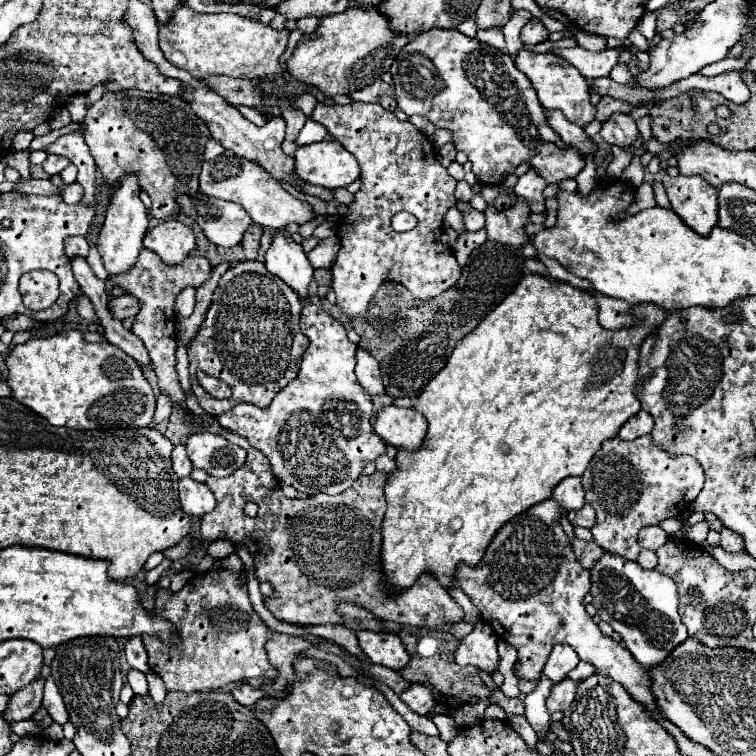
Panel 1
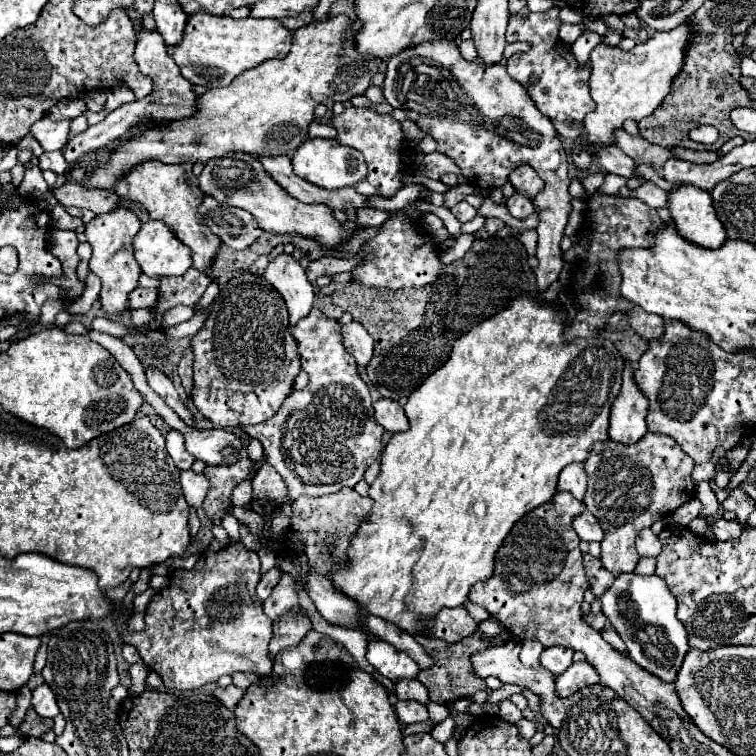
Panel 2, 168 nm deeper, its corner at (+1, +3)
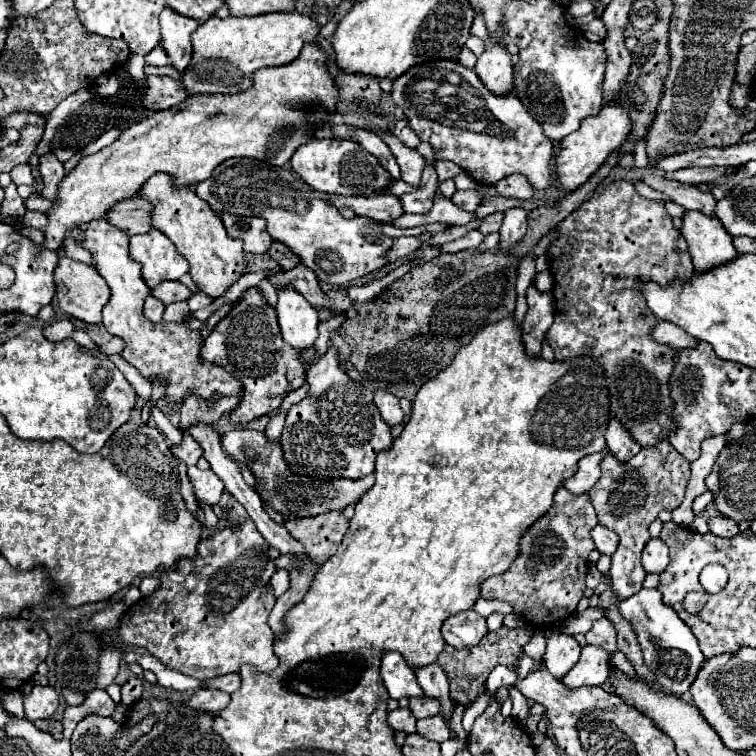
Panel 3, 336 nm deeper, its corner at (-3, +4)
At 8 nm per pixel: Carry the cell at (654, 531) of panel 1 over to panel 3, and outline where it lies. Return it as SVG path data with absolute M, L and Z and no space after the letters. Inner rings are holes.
M652 538L642 552L642 566L650 574L660 574L668 566L668 546L660 538Z

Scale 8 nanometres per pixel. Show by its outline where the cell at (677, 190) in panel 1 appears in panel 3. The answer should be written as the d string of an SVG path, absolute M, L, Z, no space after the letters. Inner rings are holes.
M690 210L682 220L682 236L688 242L688 250L698 274L738 258L738 252L732 246L732 236L724 230L716 216L706 216Z

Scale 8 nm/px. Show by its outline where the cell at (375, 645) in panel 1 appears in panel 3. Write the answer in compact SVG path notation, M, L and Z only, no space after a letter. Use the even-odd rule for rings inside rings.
M386 652L382 656L382 668L380 668L382 682L390 694L390 698L420 698L424 696L422 688L416 682L414 670L404 662L404 658L398 652Z

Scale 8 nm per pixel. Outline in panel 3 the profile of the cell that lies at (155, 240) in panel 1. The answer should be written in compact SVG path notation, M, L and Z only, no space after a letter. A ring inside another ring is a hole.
M152 228L148 234L132 236L128 252L132 260L140 262L142 278L150 290L164 280L180 280L188 272L188 262L156 228Z

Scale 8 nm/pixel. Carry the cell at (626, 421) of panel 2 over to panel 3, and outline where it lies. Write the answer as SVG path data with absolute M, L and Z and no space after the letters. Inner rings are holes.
M610 420L608 428L606 428L606 448L620 462L630 460L640 452L640 446L630 438L628 430L618 420Z

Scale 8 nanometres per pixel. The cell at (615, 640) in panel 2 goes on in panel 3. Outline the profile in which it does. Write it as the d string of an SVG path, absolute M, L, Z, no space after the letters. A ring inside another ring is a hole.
M619 650L615 651L613 654L611 654L610 658L611 662L614 663L614 665L619 668L621 671L623 671L626 675L628 675L631 678L636 677L635 670L633 666L628 662L627 658L620 652Z

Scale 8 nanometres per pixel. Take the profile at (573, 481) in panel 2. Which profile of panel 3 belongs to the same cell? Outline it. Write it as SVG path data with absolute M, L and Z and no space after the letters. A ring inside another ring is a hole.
M606 450L598 452L598 454L592 454L592 456L584 456L578 464L576 474L572 478L564 480L564 488L574 492L574 494L588 492L600 478L600 462L602 462L604 454L606 454Z

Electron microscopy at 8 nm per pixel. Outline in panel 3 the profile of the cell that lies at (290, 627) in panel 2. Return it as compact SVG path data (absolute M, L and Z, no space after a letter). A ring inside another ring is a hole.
M280 556L274 560L274 564L278 570L286 570L290 574L290 588L276 600L268 616L268 624L272 632L280 634L284 630L284 624L282 624L284 614L304 598L312 578L320 570L320 564L312 562L308 556Z

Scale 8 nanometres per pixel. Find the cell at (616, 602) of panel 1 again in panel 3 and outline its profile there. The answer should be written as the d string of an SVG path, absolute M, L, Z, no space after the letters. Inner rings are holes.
M642 588L638 594L620 604L620 614L632 624L644 652L644 662L654 672L660 688L676 696L688 692L706 658L702 656L692 630L678 618L676 612L672 612L670 606L664 606L662 594L658 590Z

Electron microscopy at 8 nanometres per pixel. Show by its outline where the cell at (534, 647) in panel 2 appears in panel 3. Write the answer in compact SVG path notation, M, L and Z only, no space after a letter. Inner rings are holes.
M534 634L532 640L526 644L524 652L526 652L526 656L530 656L532 660L542 660L544 648L546 648L546 638L544 638L544 634Z

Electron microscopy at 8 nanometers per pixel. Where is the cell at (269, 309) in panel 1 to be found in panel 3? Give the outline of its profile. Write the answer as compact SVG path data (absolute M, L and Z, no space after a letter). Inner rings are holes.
M248 288L244 298L230 310L230 314L216 324L216 328L204 340L200 356L228 368L228 372L232 372L232 376L236 376L244 386L244 396L230 416L232 424L248 424L254 418L270 414L272 410L280 408L288 392L300 388L306 380L296 350L280 336L276 310L266 304L258 288Z

